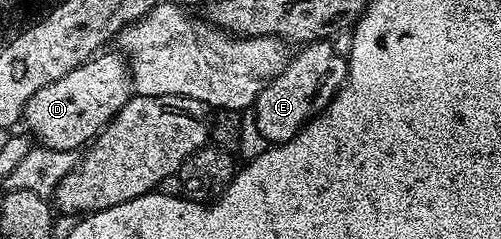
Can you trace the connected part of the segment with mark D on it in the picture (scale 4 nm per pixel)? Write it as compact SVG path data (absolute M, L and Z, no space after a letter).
M118 52L107 53L92 56L82 66L73 68L73 72L61 76L61 80L45 84L41 92L27 101L21 122L24 127L27 125L32 130L30 133L40 147L72 152L86 147L133 97L131 71L128 70L123 55Z

